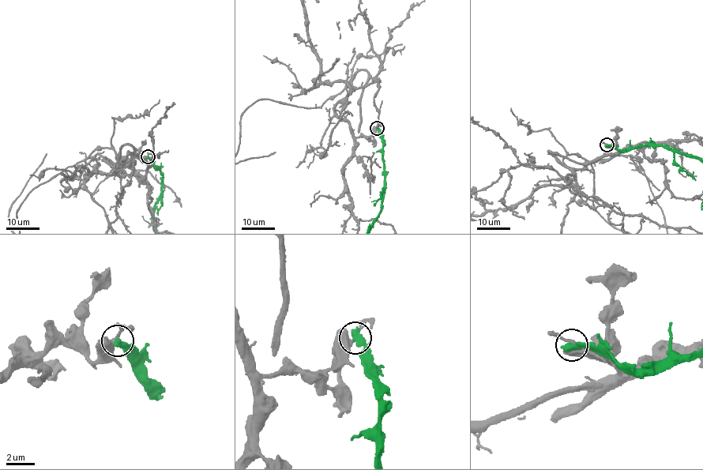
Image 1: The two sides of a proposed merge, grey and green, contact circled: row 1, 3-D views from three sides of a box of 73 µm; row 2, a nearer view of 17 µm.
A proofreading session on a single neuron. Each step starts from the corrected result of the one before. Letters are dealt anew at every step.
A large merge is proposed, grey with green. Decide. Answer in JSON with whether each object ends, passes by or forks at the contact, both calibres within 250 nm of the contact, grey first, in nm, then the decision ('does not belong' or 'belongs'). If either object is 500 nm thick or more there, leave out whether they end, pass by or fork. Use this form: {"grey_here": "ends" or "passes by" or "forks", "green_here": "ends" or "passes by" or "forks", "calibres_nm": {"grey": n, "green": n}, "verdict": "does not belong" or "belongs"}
{"calibres_nm": {"grey": 320, "green": 550}, "verdict": "does not belong"}

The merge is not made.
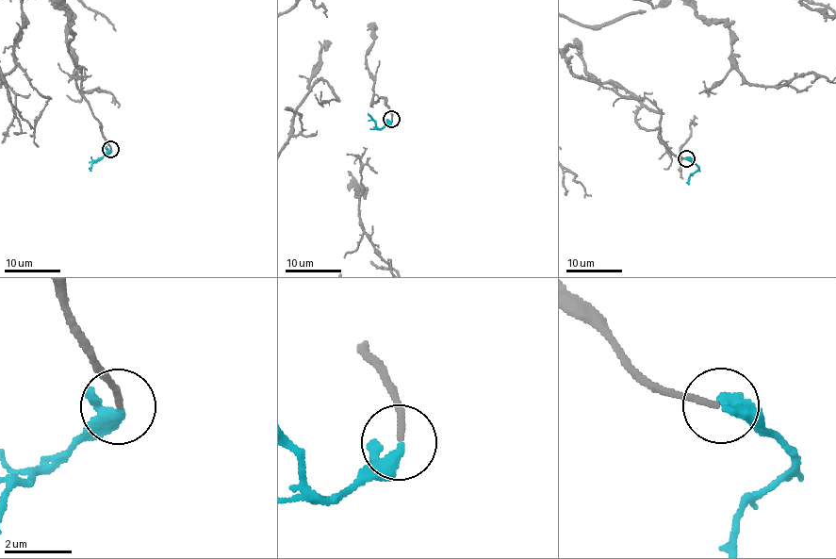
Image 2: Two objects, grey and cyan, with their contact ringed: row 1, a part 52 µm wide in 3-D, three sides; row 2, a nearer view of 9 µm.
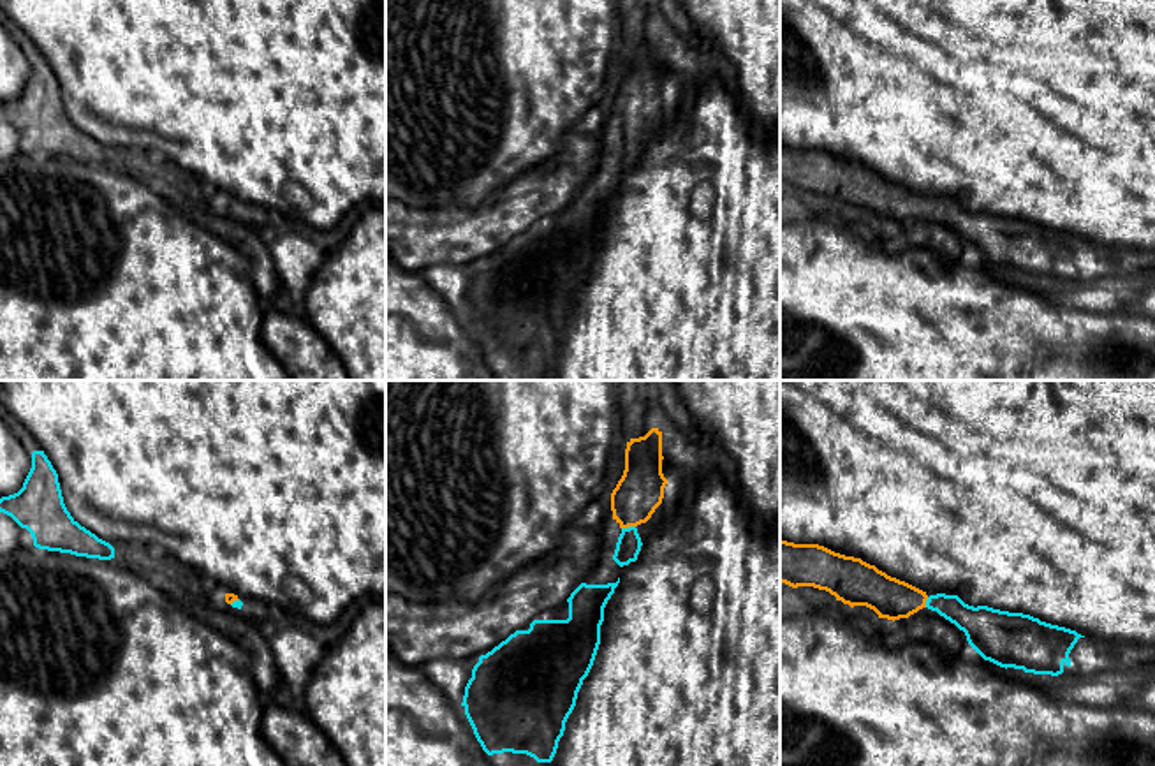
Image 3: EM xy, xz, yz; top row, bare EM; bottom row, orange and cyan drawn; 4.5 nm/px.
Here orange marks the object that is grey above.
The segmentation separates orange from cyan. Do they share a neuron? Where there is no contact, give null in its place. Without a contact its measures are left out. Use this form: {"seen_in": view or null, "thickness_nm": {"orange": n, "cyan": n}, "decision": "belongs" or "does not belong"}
{"seen_in": "xz", "thickness_nm": {"orange": 220, "cyan": 110}, "decision": "belongs"}

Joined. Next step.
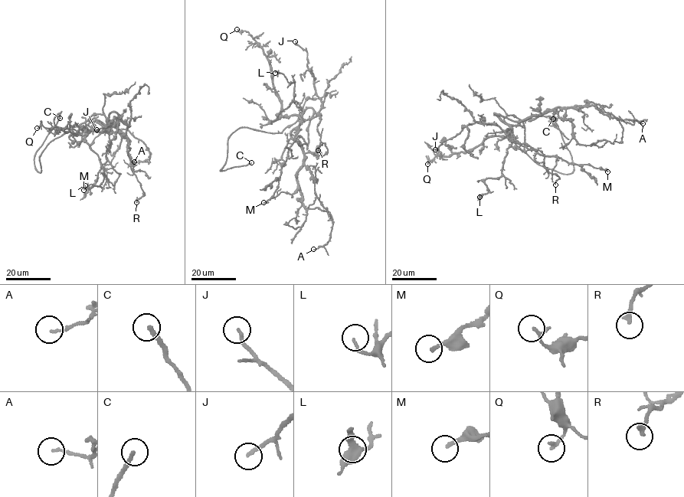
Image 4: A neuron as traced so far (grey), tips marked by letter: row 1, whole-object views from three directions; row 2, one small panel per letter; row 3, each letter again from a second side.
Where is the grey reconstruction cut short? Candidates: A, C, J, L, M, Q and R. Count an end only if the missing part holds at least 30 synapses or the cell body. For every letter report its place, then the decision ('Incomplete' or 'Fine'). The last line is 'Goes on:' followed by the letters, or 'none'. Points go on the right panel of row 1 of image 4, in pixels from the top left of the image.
A: Place: (643, 123). Fine
C: Place: (553, 119). Incomplete
J: Place: (435, 149). Fine
L: Place: (479, 197). Fine
M: Place: (607, 171). Fine
Q: Place: (427, 164). Fine
R: Place: (555, 184). Fine
Goes on: C

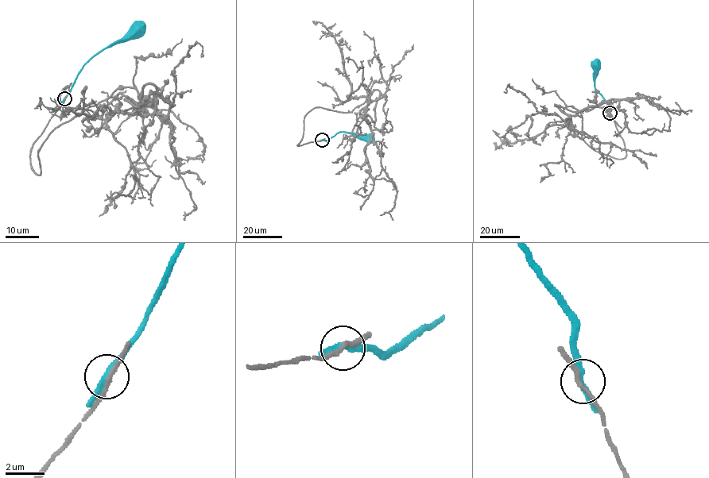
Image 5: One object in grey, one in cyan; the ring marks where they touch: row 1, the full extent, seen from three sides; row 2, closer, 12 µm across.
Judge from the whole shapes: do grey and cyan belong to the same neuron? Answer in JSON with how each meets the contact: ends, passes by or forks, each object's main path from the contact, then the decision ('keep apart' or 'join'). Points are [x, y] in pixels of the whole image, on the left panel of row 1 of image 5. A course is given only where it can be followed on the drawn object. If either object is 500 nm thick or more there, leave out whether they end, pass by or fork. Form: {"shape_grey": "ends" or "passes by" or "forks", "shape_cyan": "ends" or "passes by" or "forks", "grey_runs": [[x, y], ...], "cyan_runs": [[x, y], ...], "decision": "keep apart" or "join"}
{"shape_grey": "passes by", "shape_cyan": "passes by", "grey_runs": [[64, 99], [37, 175], [55, 129], [130, 86], [200, 136], [180, 159]], "cyan_runs": [[64, 99], [86, 63], [137, 31]], "decision": "keep apart"}

